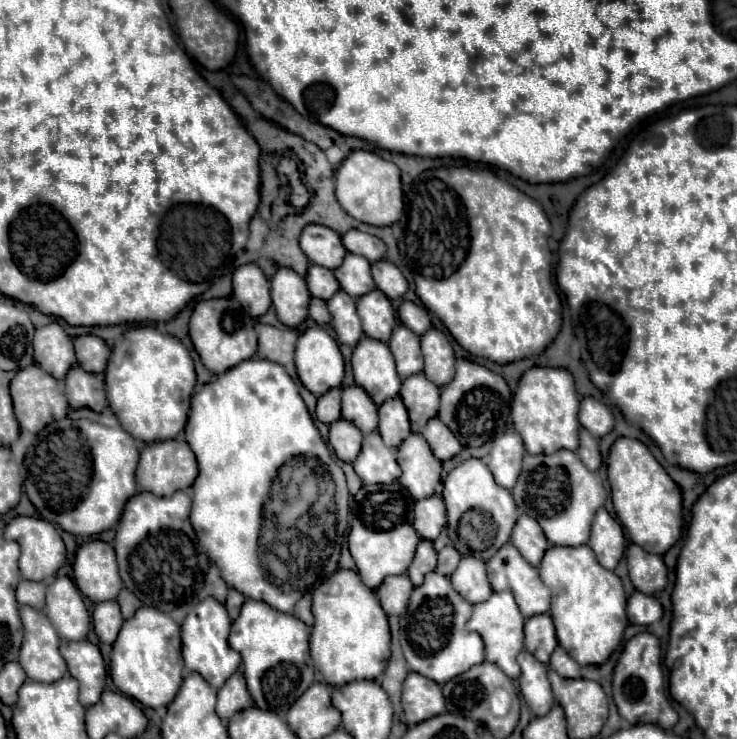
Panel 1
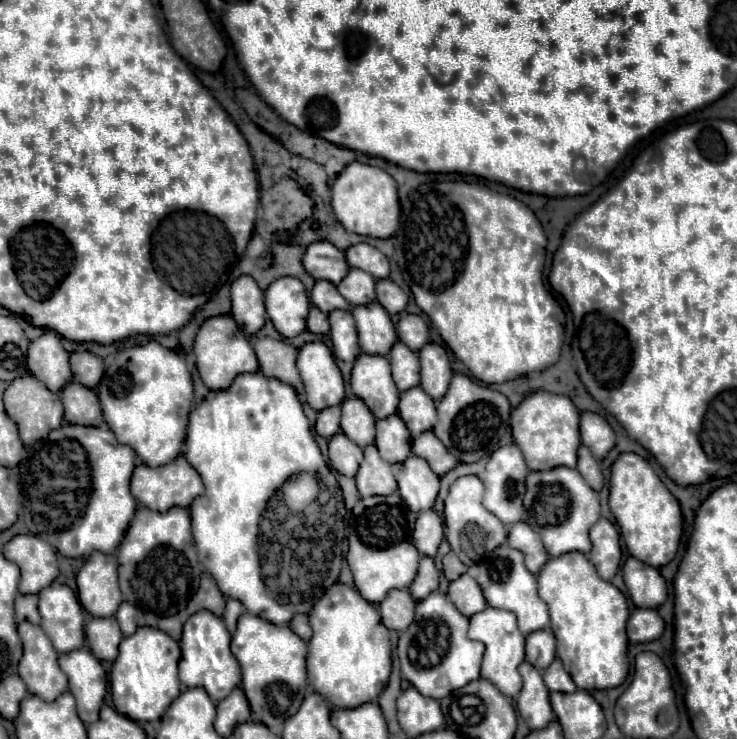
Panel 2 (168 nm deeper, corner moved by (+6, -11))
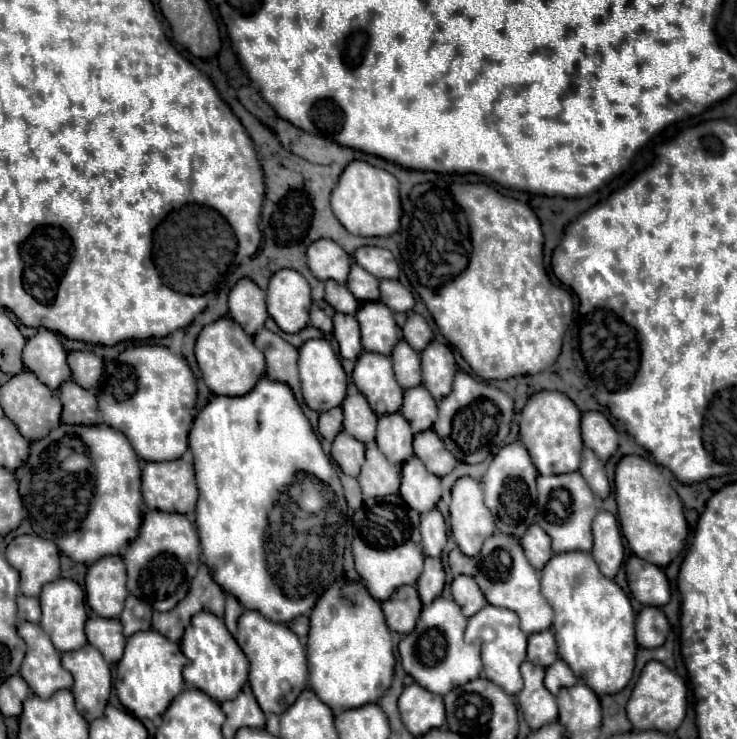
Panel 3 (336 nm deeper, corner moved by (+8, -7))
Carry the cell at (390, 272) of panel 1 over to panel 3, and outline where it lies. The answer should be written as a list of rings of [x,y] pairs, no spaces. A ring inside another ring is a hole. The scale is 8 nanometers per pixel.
[[[382,280],[380,294],[380,300],[392,312],[410,312],[414,308],[414,296],[398,280]]]

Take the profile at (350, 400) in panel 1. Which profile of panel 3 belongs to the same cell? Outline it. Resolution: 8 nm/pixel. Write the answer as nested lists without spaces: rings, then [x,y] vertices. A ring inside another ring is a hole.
[[[360,392],[346,396],[342,410],[344,410],[344,432],[348,432],[360,442],[374,440],[378,418],[372,412],[366,396],[362,396]]]

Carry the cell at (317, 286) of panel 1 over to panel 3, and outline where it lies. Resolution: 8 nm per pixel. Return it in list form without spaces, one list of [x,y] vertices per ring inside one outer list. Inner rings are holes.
[[[334,280],[326,282],[326,302],[336,312],[346,312],[350,316],[354,316],[354,312],[358,310],[358,304],[360,304],[344,284],[338,284]]]

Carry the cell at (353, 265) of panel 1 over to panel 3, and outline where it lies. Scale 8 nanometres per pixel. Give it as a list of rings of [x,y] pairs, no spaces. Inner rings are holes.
[[[352,264],[352,270],[350,270],[350,276],[348,276],[346,286],[350,288],[350,292],[352,292],[360,302],[378,300],[378,296],[380,296],[378,284],[380,284],[380,280],[378,280],[376,276],[370,276],[370,272],[366,272],[362,266]]]

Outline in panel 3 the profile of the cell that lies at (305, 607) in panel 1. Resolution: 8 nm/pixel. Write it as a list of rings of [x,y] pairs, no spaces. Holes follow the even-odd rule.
[[[304,614],[304,616],[298,616],[296,620],[292,620],[290,628],[292,628],[292,632],[294,632],[294,634],[298,634],[298,638],[300,638],[300,640],[306,640],[306,636],[308,636],[308,630],[310,630],[308,616],[306,616],[306,614]]]

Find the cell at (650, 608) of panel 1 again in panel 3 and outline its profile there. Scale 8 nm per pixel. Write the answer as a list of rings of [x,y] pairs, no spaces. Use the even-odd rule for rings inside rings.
[[[642,608],[636,618],[636,642],[642,648],[658,648],[668,636],[670,624],[660,608]]]

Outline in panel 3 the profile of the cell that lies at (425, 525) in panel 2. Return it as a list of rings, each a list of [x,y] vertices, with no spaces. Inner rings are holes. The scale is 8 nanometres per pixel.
[[[434,508],[430,512],[424,512],[420,516],[420,522],[422,522],[420,532],[422,532],[424,556],[440,558],[448,540],[448,532],[450,532],[448,524],[444,522],[444,516]]]

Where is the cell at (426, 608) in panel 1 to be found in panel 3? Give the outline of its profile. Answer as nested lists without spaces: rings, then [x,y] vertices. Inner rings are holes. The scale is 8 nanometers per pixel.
[[[438,596],[432,604],[424,606],[416,630],[406,634],[398,646],[404,670],[418,684],[422,684],[424,688],[430,688],[430,692],[434,694],[444,696],[452,688],[462,686],[480,676],[480,670],[482,670],[480,648],[478,648],[478,642],[476,644],[464,642],[466,622],[468,618],[462,616],[462,610],[458,608],[458,604],[454,604],[454,600]]]

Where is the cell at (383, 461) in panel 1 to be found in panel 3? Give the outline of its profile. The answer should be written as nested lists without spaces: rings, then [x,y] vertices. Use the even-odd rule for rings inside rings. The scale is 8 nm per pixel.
[[[374,442],[366,444],[366,462],[362,464],[362,472],[358,482],[366,498],[390,496],[398,494],[398,480],[400,480],[400,466],[390,464]]]

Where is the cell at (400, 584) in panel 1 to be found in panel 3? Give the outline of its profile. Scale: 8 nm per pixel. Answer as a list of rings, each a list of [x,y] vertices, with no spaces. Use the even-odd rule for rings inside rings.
[[[416,586],[398,588],[390,596],[390,600],[382,602],[382,610],[384,610],[386,624],[390,630],[400,632],[400,634],[412,632],[422,610],[422,602],[420,602]]]

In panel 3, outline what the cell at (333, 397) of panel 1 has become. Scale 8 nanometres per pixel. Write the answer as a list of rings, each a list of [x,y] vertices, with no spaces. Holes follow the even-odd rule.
[[[332,408],[328,412],[320,414],[320,422],[318,422],[318,432],[326,438],[326,440],[334,440],[334,436],[342,430],[342,408]]]

